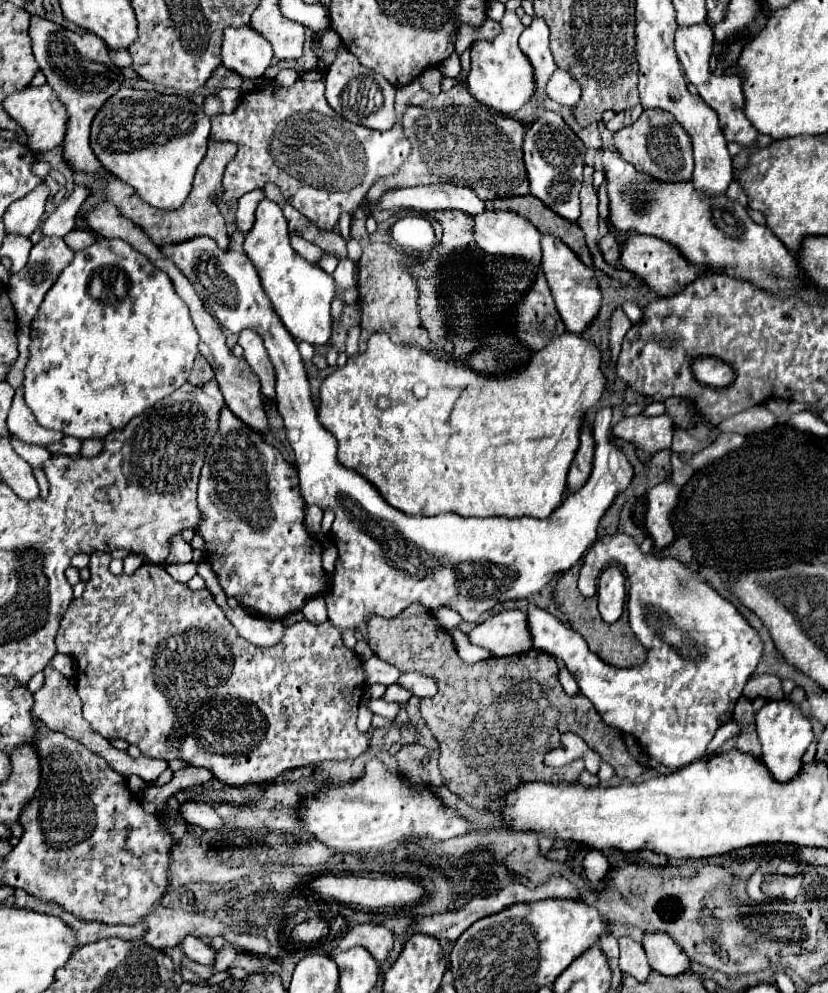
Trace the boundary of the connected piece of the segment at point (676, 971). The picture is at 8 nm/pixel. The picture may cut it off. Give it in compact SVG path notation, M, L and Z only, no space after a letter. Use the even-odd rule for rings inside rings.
M653 933L643 937L643 947L649 959L649 965L661 975L673 977L687 973L691 969L689 957L677 947L677 943L665 933Z

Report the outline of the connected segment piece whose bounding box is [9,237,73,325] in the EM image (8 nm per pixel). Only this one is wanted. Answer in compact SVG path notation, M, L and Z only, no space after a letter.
M43 237L37 245L33 245L25 269L21 269L21 273L13 273L9 277L9 299L13 301L13 307L15 307L21 323L31 325L45 293L51 289L51 285L57 281L59 273L71 261L73 261L73 251L67 247L67 243L61 237Z

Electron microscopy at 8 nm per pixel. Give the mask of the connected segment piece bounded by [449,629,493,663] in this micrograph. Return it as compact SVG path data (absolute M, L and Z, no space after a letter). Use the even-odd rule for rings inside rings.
M455 629L455 631L449 631L449 635L453 637L455 641L455 647L459 651L459 655L467 661L467 663L475 663L475 661L481 661L481 659L489 659L493 657L493 653L485 647L475 647L467 641L467 635L461 631L461 629Z

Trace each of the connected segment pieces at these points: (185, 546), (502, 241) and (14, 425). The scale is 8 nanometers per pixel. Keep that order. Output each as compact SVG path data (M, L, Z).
M177 533L177 537L173 537L173 541L171 541L171 551L169 551L167 563L187 563L187 561L191 561L191 553L193 553L193 549L189 547L189 543L181 537L181 533Z
M485 209L473 217L473 237L477 247L495 255L515 255L525 257L527 261L541 265L541 245L537 243L537 229L521 215L513 211L489 211Z
M21 387L15 391L13 405L11 405L11 411L7 417L7 427L9 427L11 435L19 437L25 443L47 447L49 443L57 441L57 433L53 429L41 427L39 421L31 415L31 409L25 405Z

